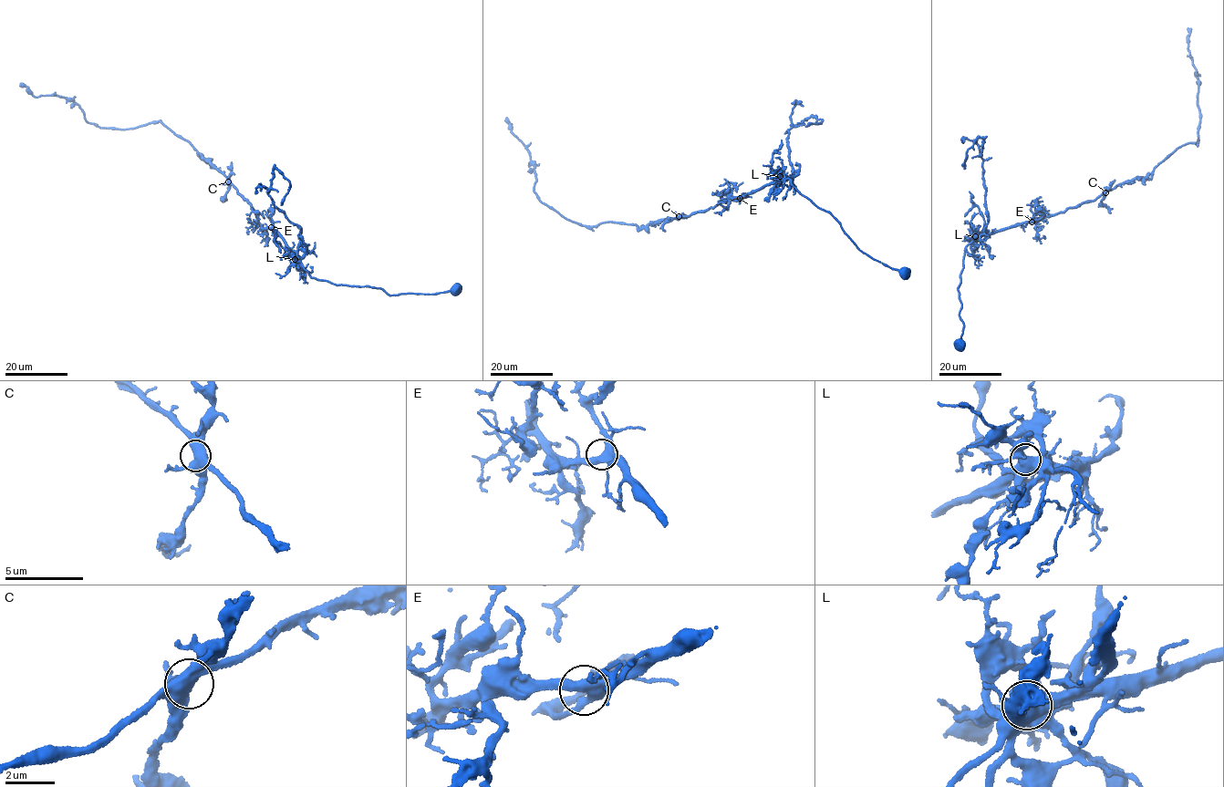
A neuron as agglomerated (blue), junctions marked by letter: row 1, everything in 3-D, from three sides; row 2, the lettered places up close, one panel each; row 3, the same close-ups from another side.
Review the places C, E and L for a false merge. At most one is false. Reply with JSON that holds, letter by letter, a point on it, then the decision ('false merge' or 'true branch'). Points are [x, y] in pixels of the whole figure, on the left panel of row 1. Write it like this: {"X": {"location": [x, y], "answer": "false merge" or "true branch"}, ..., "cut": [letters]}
{"C": {"location": [228, 181], "answer": "true branch"}, "E": {"location": [271, 227], "answer": "true branch"}, "L": {"location": [295, 259], "answer": "false merge"}, "cut": ["L"]}

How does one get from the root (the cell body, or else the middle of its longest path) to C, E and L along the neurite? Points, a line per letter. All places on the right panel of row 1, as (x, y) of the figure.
C: (961, 344), (964, 325), (959, 315), (962, 306), (958, 289), (966, 247), (980, 235), (1053, 216), (1105, 192)
E: (961, 344), (964, 325), (959, 315), (962, 306), (958, 289), (966, 247), (980, 235), (1032, 222)
L: (961, 344), (964, 325), (959, 315), (962, 306), (958, 289), (966, 247), (975, 236)

